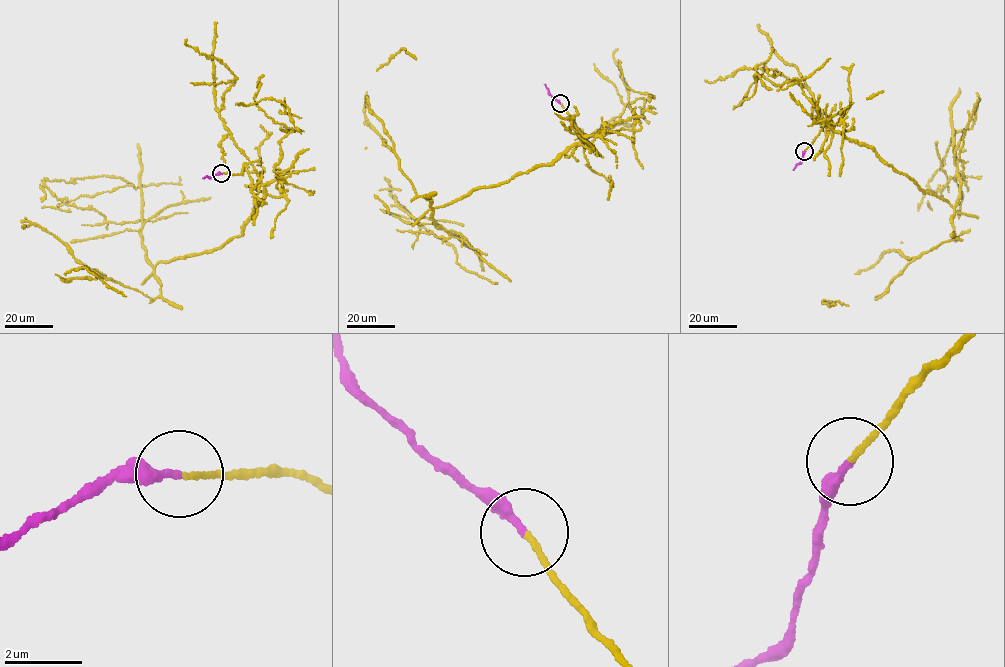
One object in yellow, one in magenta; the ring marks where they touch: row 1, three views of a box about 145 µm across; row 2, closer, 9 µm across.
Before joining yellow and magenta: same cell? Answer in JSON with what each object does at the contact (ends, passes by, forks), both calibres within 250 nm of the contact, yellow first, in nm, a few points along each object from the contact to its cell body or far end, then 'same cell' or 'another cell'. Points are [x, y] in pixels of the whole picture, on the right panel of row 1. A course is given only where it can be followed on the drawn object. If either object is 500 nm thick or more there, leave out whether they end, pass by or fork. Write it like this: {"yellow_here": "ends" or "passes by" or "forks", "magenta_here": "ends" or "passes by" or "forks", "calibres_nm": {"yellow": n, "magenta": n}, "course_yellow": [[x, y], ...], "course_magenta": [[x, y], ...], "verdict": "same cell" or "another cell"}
{"yellow_here": "ends", "magenta_here": "ends", "calibres_nm": {"yellow": 130, "magenta": 220}, "course_yellow": [[805, 151], [829, 116], [954, 207], [963, 162], [965, 180], [928, 182], [972, 127], [977, 92]], "course_magenta": [[804, 151], [793, 170]], "verdict": "another cell"}

